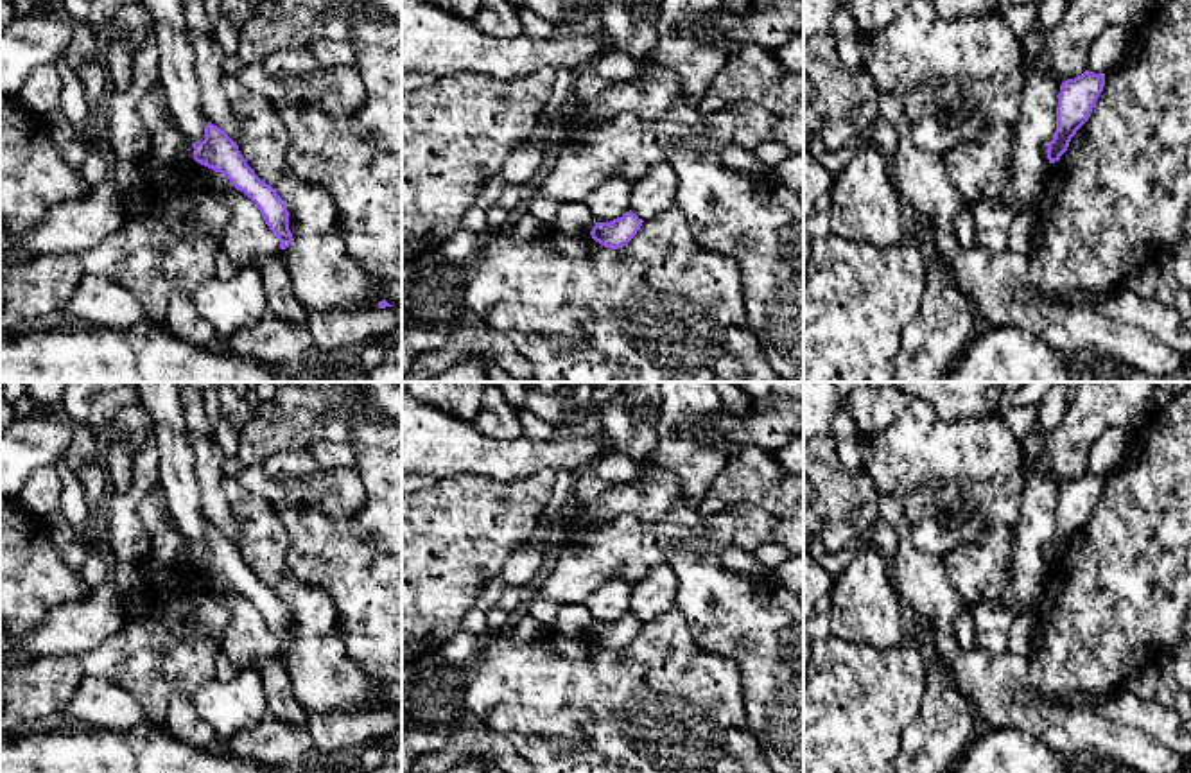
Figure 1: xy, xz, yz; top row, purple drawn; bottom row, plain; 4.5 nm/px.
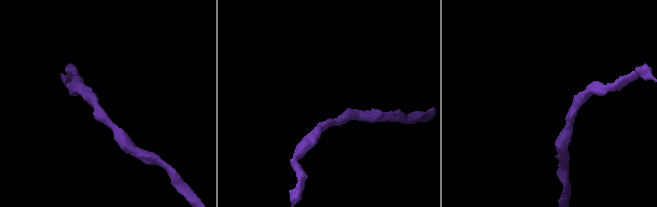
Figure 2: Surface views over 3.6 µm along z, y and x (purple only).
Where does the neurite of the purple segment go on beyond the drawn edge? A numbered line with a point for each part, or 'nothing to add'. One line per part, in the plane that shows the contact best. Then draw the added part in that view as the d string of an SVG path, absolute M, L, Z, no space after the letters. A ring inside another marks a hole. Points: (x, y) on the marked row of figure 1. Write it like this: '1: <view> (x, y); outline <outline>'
nothing to add

